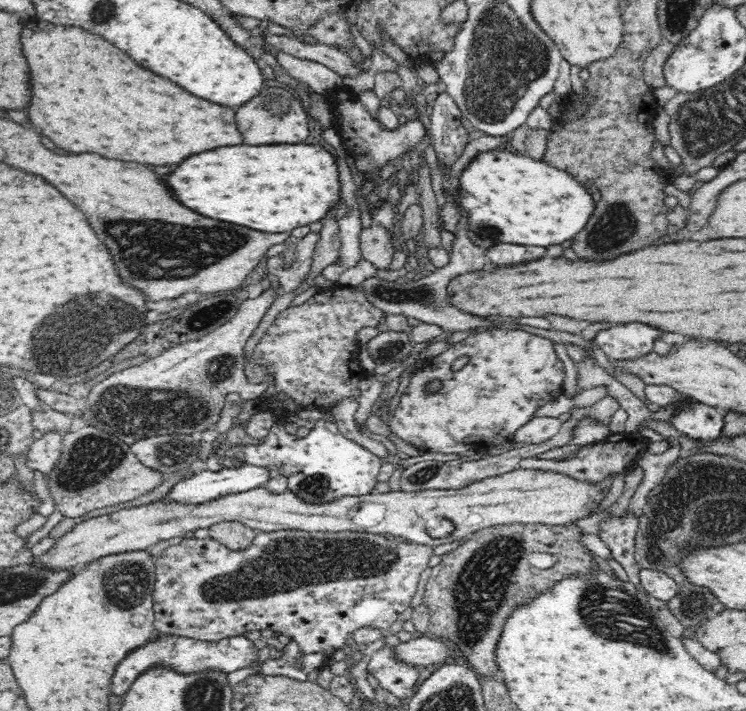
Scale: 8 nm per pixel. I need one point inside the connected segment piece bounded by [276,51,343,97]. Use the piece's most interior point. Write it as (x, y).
(320, 78)

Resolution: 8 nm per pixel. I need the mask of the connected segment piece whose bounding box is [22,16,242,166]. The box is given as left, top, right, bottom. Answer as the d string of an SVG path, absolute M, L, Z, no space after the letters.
M36 16L28 18L30 20L22 28L22 52L24 52L24 56L28 60L28 66L30 66L30 88L32 88L32 98L30 98L30 106L28 106L28 120L40 130L42 136L48 136L56 146L60 146L64 150L78 152L78 154L80 152L96 152L104 158L164 166L164 164L178 164L178 162L182 162L184 158L188 158L192 154L206 152L206 150L212 150L212 148L242 144L242 134L238 132L236 122L234 122L234 114L236 114L234 108L218 106L218 104L206 102L202 98L194 98L194 94L182 90L178 84L172 84L170 80L144 70L132 58L128 58L122 50L118 50L116 46L112 46L110 42L106 42L104 38L100 38L92 32L86 32L82 28L72 28L72 26L54 26L50 22L42 22L42 19L38 19Z

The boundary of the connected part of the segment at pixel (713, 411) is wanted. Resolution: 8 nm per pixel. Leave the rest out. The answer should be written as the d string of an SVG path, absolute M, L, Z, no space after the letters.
M697 401L687 407L680 407L673 414L671 423L694 441L705 443L722 436L724 419L724 413L718 408Z

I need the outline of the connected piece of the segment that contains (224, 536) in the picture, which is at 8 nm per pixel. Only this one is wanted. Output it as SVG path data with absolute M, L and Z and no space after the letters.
M224 521L208 527L209 537L222 543L230 550L244 550L251 545L259 533L236 521Z

